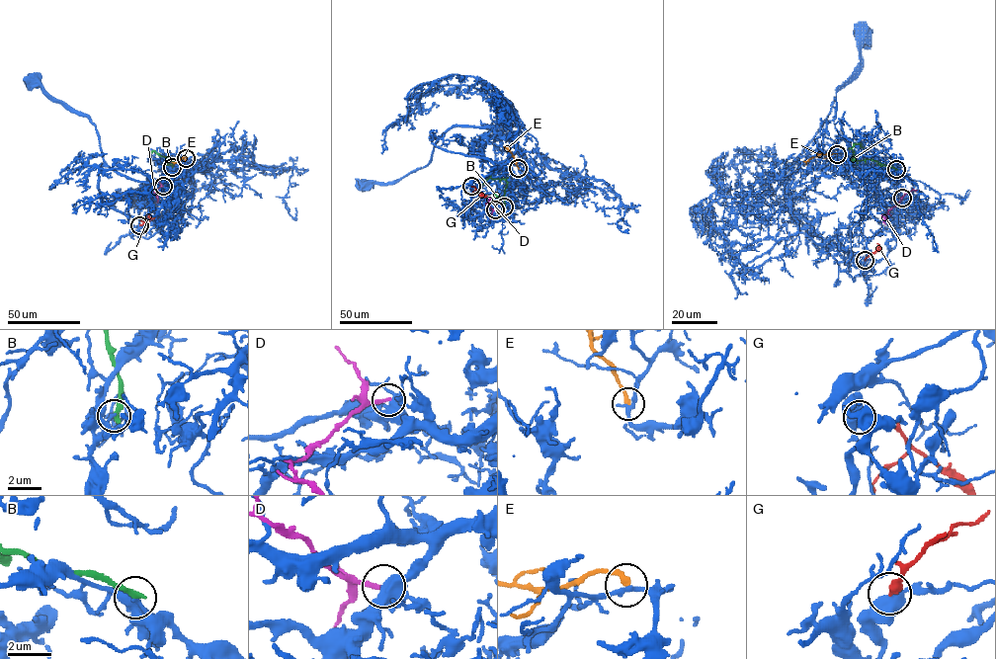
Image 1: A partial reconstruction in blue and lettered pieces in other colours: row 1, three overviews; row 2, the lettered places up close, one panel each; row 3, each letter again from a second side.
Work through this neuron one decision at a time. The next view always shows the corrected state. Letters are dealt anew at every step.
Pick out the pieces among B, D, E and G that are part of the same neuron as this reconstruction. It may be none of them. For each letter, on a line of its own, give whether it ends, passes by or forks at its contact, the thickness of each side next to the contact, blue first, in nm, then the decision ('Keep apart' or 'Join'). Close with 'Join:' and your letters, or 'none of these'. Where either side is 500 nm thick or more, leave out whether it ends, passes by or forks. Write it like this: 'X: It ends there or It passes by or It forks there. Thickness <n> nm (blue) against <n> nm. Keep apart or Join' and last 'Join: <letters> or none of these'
B: It ends there. Thickness 140 nm (blue) against 280 nm. Keep apart
D: It ends there. Thickness 440 nm (blue) against 220 nm. Keep apart
E: It ends there. Thickness 240 nm (blue) against 300 nm. Keep apart
G: Thickness 600 nm (blue) against 320 nm. Keep apart
Join: none of these

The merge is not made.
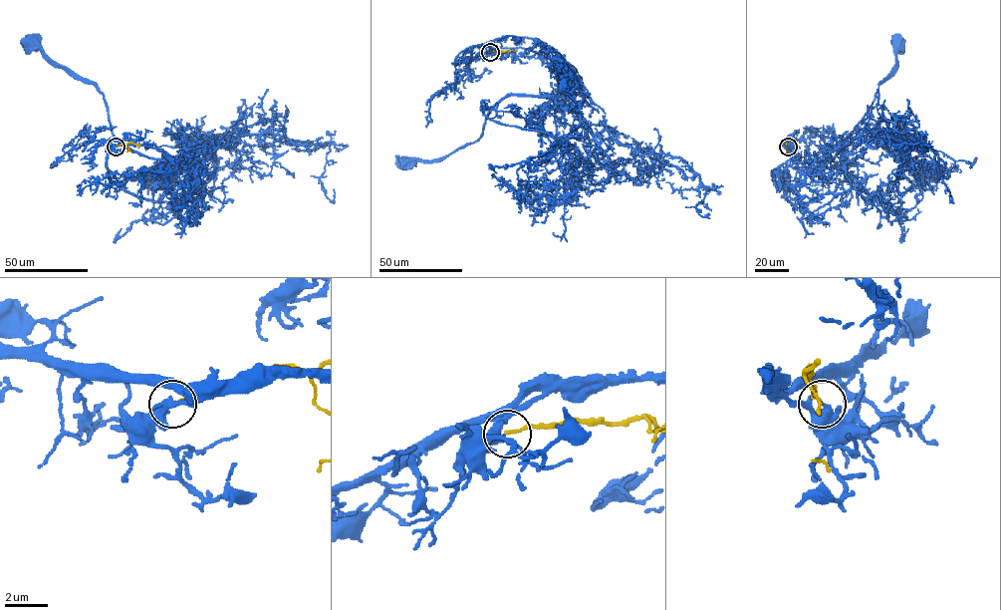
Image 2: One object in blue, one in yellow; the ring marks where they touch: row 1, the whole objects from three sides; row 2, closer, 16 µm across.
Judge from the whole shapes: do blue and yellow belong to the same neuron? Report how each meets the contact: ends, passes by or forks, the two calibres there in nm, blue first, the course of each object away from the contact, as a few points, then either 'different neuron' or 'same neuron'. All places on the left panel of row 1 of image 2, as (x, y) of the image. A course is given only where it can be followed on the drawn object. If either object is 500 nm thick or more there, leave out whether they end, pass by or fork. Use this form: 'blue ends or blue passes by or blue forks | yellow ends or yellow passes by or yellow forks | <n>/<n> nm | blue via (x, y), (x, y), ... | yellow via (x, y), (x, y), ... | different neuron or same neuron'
blue forks | yellow ends | 260/130 nm | blue via (116, 147), (150, 146), (166, 157), (182, 160), (149, 158), (122, 145), (112, 132), (104, 94), (33, 44) | yellow via (116, 147), (130, 143), (139, 147) | different neuron

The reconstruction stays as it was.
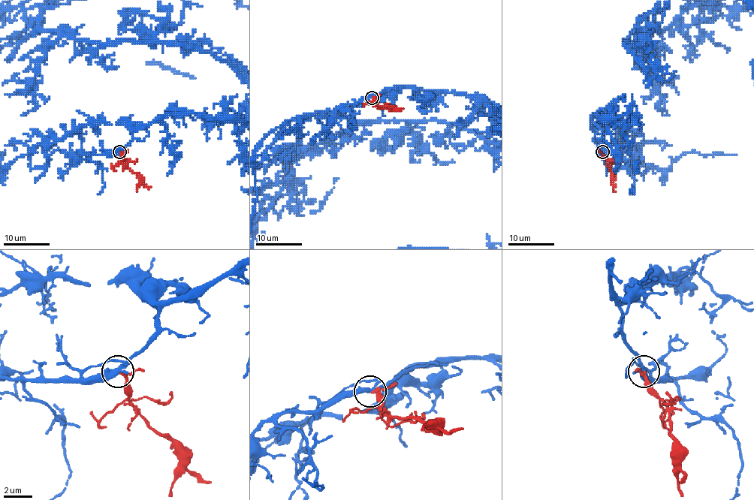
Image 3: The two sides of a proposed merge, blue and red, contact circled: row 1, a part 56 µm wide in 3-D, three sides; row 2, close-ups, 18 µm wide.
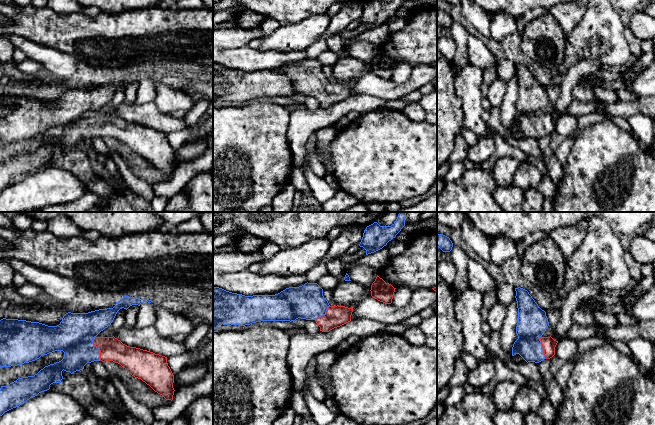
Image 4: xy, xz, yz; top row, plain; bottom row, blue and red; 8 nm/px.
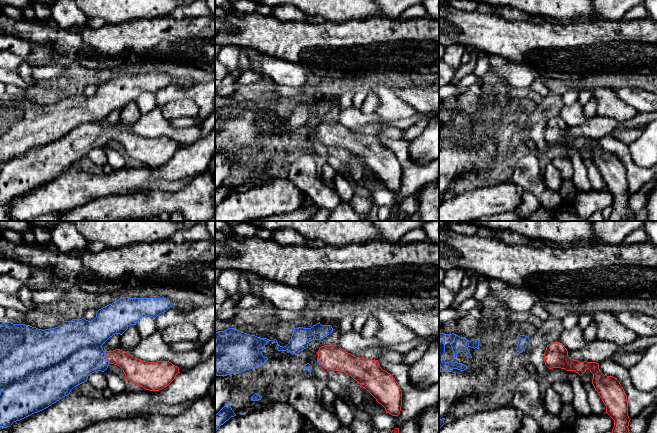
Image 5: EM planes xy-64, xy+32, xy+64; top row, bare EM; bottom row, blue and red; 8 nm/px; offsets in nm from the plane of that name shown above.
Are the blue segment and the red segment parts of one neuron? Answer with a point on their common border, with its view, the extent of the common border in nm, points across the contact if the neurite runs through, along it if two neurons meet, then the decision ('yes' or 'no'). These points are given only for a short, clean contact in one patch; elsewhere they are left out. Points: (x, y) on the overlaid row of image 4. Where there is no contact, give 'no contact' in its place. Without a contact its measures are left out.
xy (97, 348) | 200 nm | across xy (74, 334), (88, 348), (97, 348), (111, 349) | yes

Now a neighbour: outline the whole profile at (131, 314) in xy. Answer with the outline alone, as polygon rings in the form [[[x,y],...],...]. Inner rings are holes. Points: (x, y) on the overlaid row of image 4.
[[[138,305],[130,306],[125,313],[125,326],[128,328],[134,328],[136,325],[137,313],[139,310]]]

